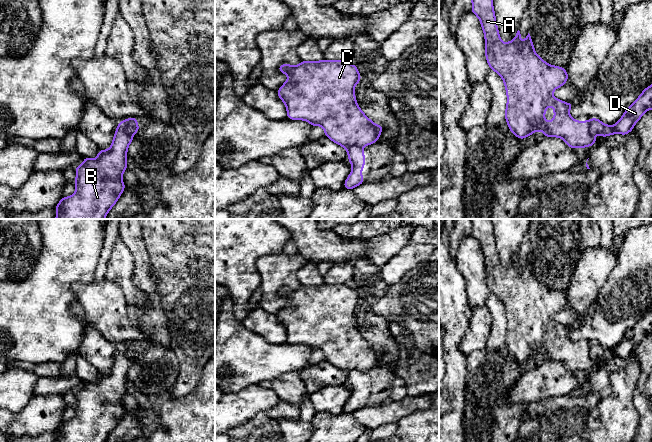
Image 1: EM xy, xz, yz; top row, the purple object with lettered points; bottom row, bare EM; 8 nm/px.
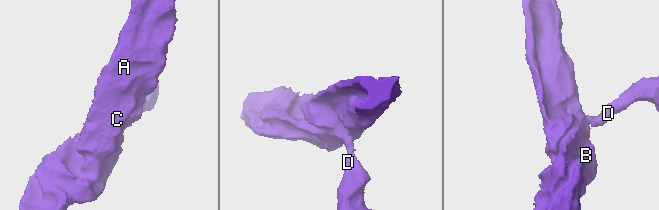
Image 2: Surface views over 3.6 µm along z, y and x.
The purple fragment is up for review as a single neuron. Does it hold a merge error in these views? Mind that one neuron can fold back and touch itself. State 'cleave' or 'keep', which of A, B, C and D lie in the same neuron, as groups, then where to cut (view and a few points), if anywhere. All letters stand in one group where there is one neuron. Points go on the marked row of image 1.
cleave; groups A B C / D; cut xy (125, 120), (126, 127), (134, 133)

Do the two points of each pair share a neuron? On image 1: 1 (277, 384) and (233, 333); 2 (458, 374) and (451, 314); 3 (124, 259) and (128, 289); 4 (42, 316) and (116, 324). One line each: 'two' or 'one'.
1: two
2: one
3: one
4: two

